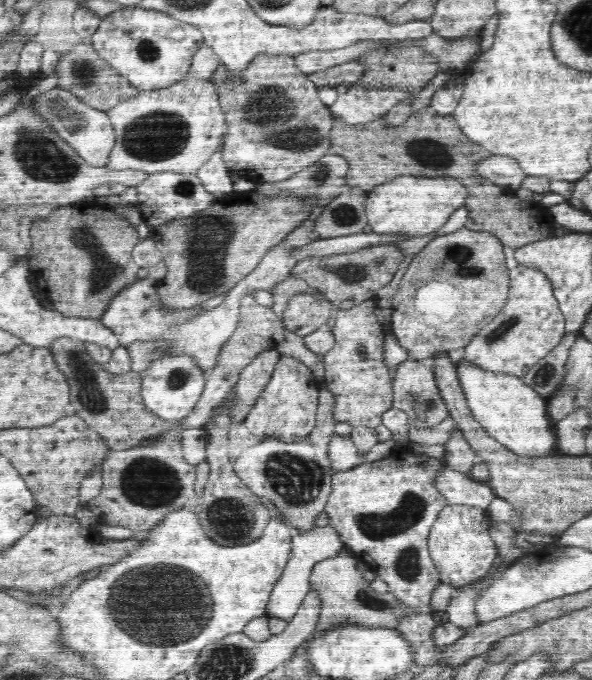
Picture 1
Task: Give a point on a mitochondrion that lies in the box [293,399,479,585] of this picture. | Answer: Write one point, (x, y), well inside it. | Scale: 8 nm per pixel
(412, 508)

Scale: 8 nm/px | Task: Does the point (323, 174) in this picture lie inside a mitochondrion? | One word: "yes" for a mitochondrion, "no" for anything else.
yes

